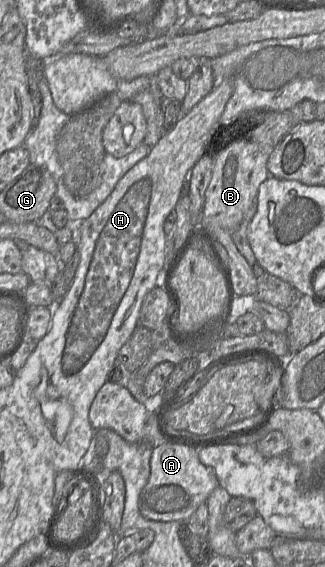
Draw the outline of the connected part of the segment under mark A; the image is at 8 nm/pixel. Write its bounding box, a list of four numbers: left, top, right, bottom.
[139,439,219,522]

